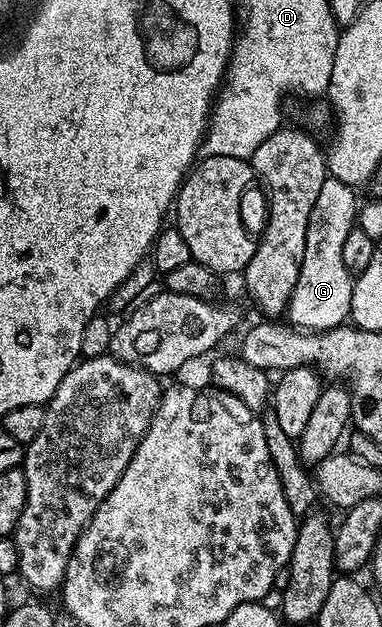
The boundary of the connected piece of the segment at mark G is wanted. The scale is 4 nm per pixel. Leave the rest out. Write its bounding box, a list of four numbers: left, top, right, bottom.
[285,176,357,332]

